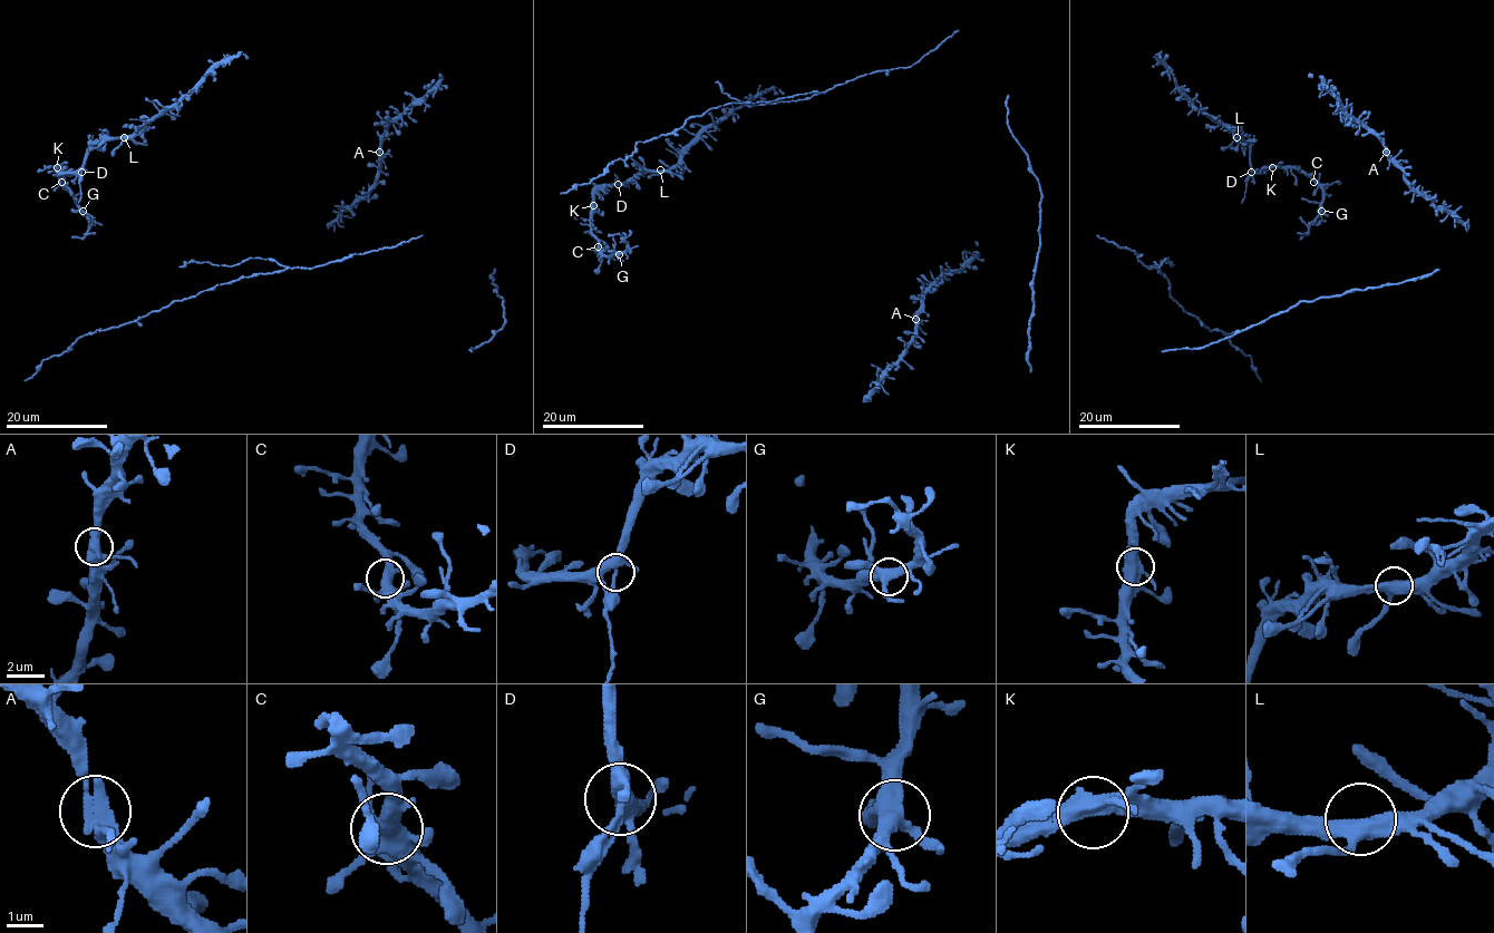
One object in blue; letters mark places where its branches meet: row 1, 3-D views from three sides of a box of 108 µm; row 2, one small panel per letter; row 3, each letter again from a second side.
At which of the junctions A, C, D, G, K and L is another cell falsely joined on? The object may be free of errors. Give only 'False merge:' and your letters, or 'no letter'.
False merge: no letter

